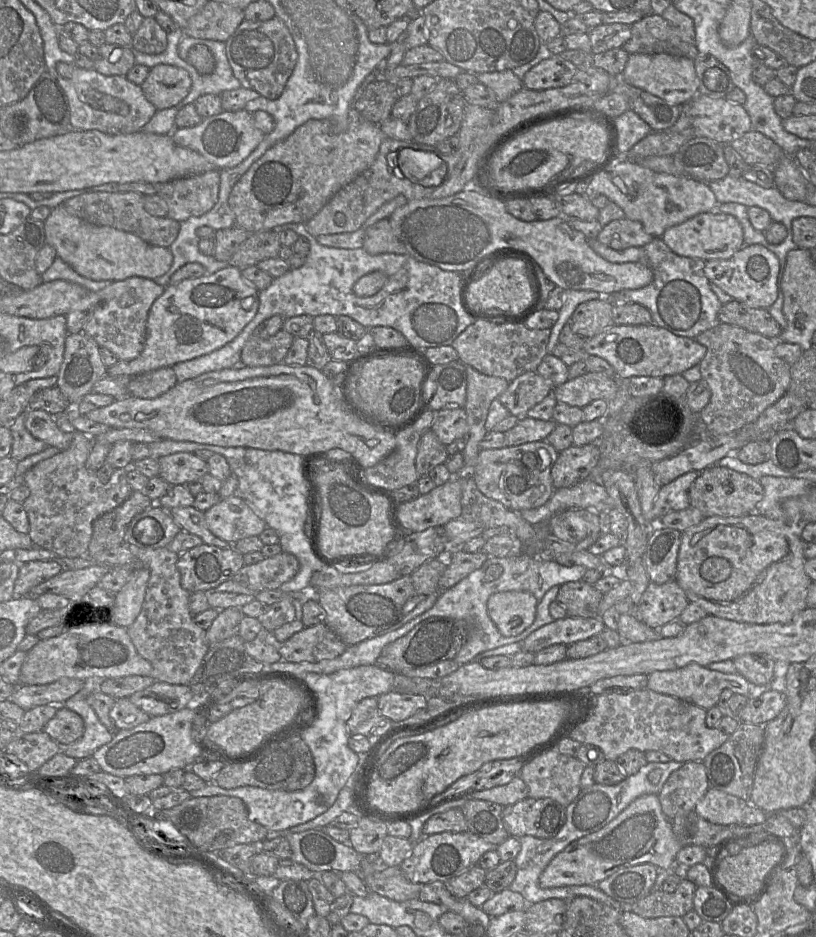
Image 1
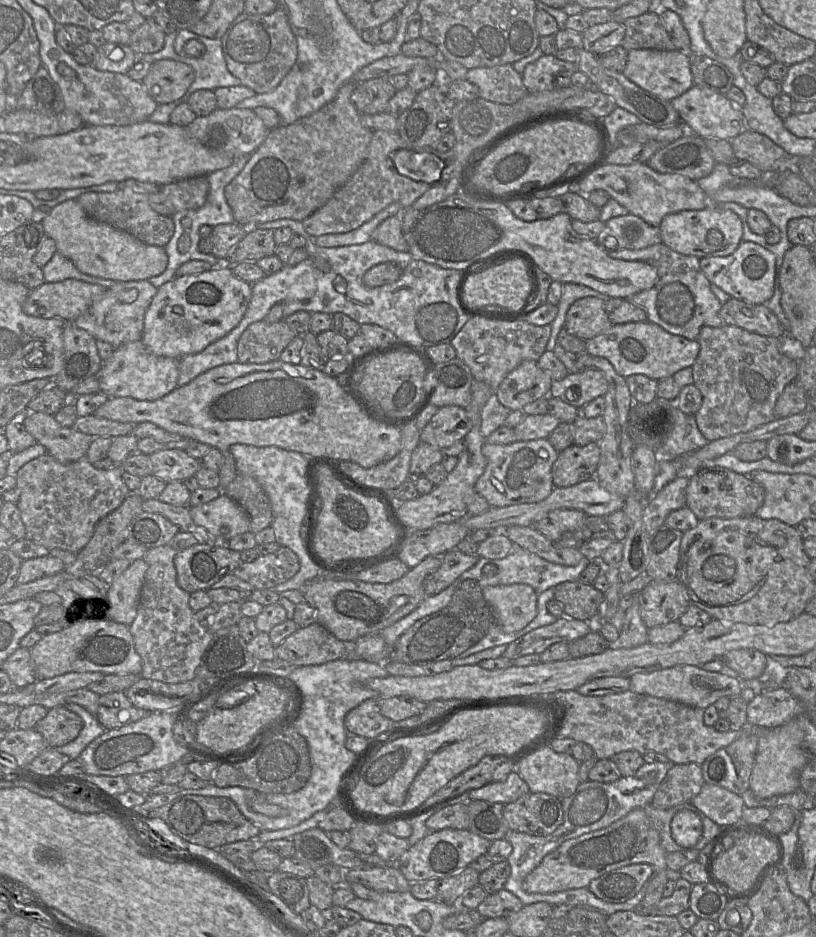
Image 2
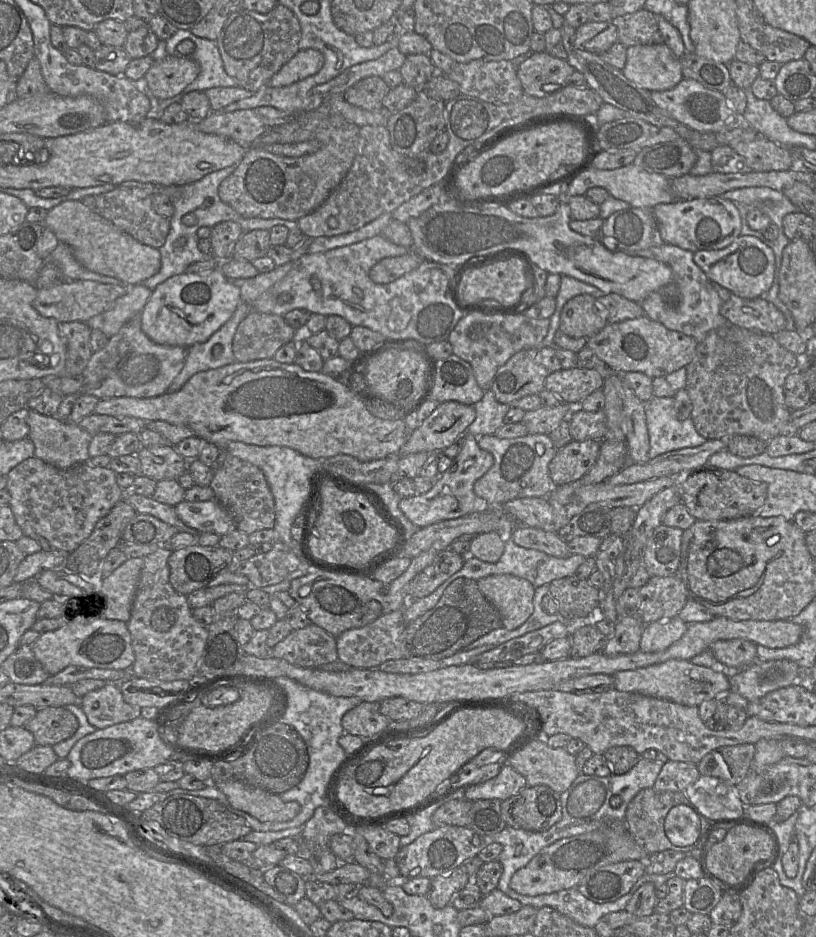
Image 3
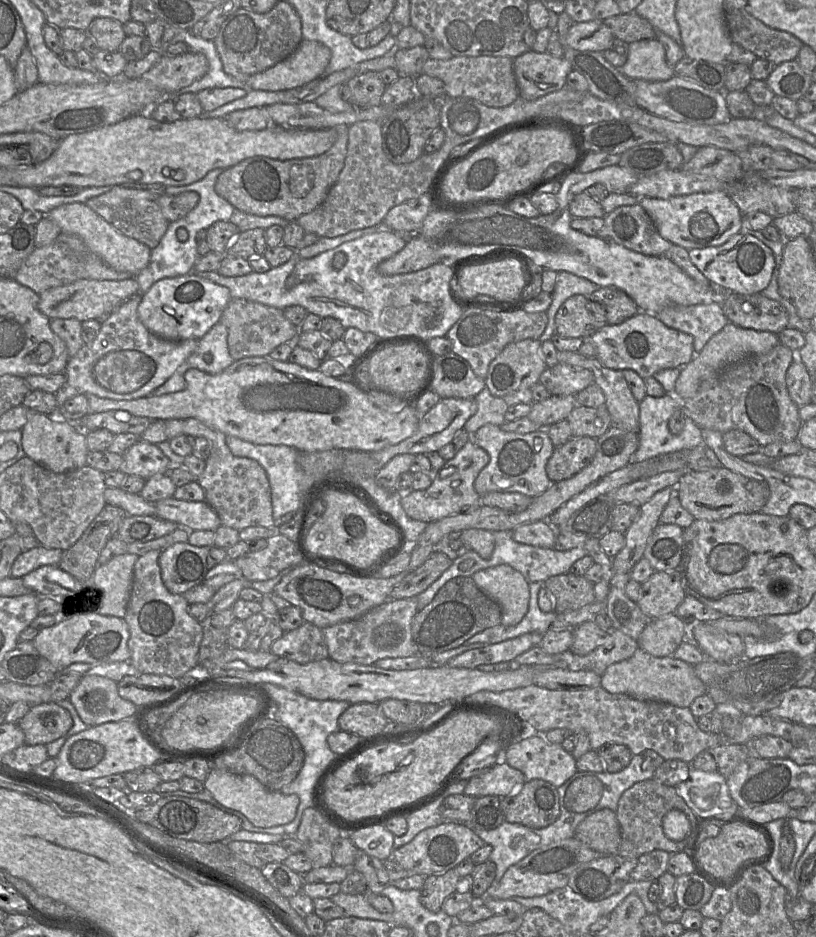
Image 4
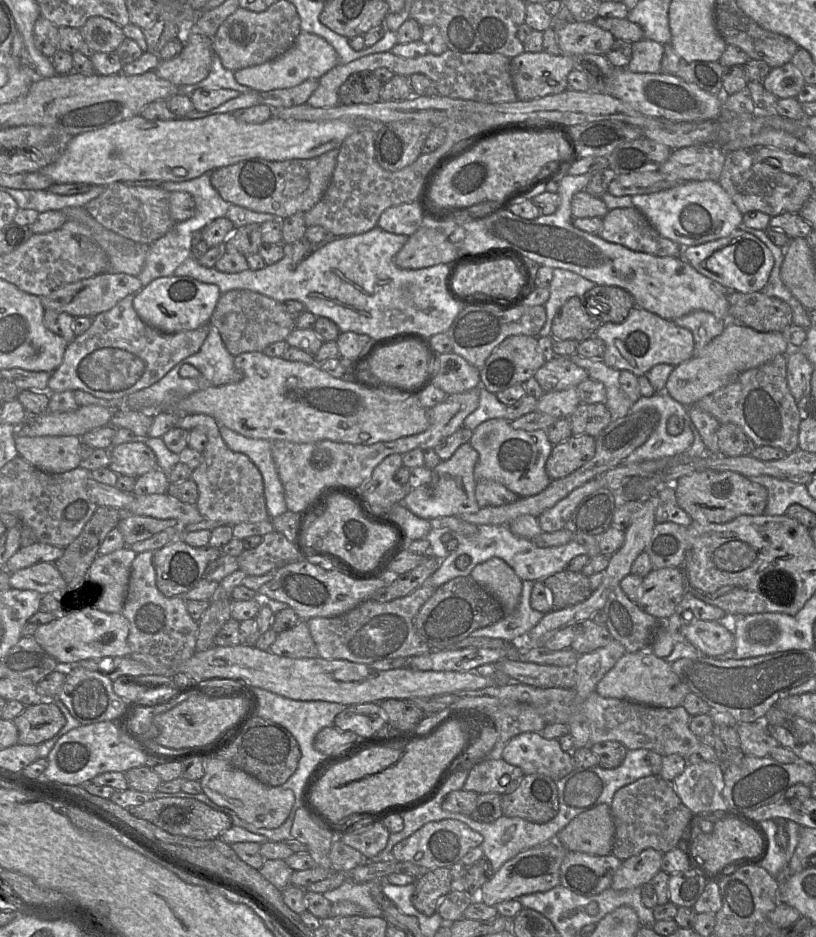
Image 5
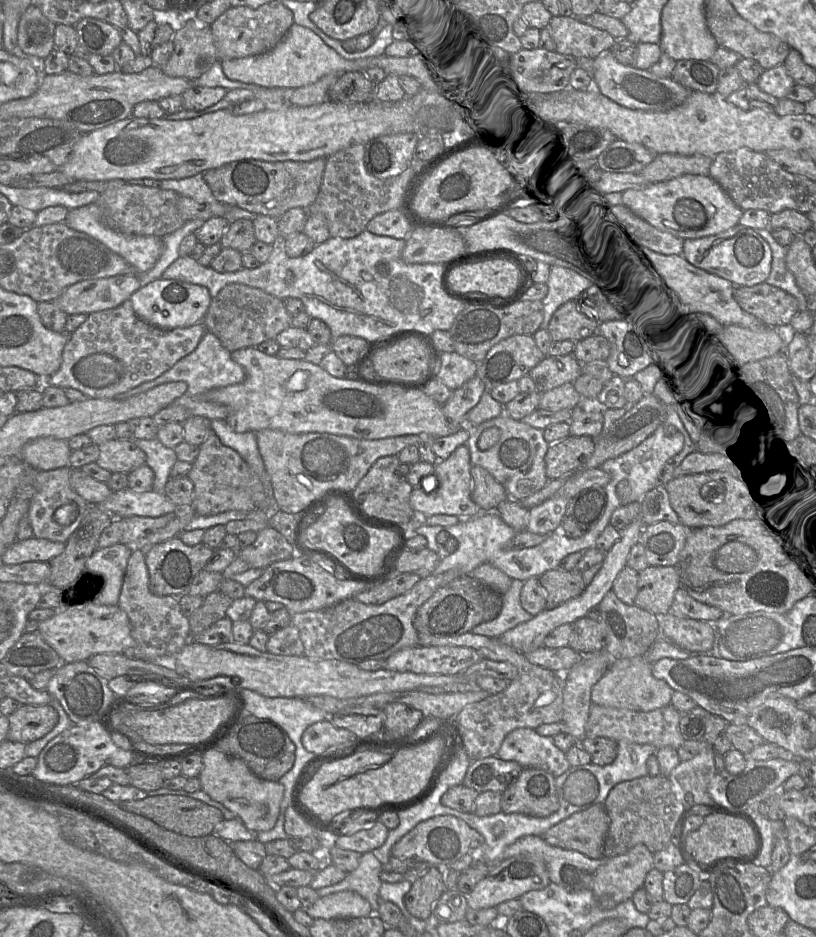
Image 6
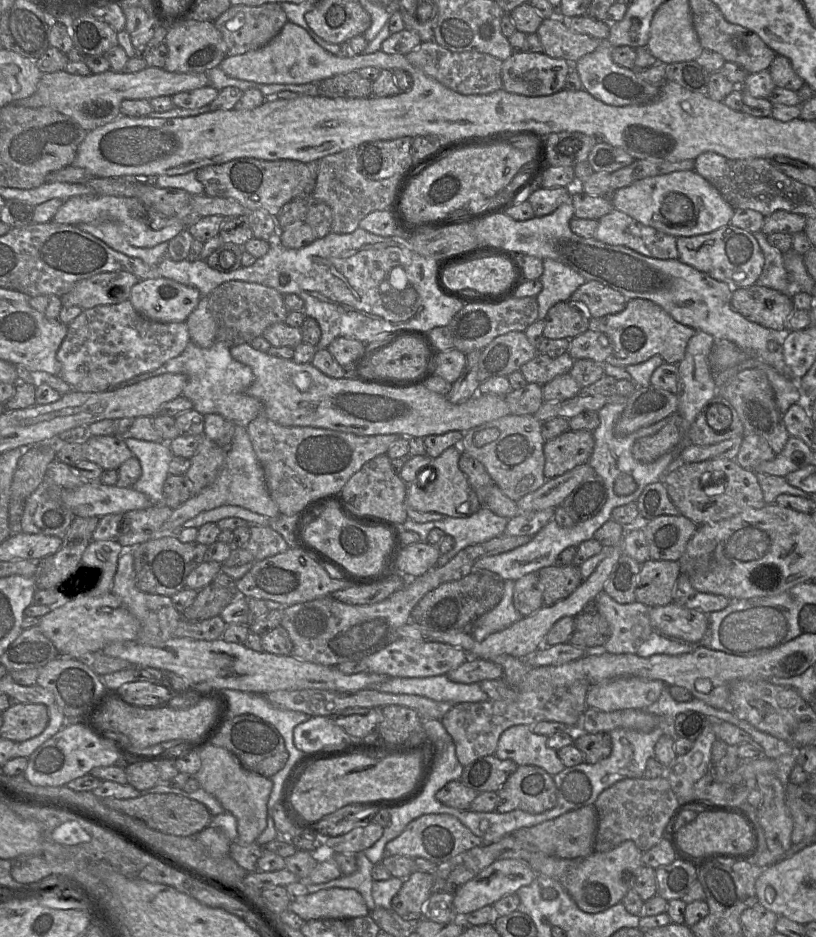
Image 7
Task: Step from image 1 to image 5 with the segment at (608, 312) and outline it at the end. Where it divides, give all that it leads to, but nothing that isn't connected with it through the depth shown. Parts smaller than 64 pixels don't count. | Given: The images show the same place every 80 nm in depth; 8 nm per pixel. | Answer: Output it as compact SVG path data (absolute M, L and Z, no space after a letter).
M583 298L568 299L556 312L551 328L552 338L581 342L595 336L601 322L589 313L589 305L584 306Z

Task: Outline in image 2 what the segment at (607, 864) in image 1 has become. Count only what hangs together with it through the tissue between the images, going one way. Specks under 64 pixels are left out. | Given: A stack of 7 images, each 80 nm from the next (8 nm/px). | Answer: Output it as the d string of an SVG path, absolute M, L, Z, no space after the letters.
M636 808L606 828L563 842L556 850L547 854L540 864L525 877L523 889L528 893L546 894L587 888L592 880L630 864L646 863L650 864L654 871L666 871L666 854L661 846L659 833L647 817L644 808Z

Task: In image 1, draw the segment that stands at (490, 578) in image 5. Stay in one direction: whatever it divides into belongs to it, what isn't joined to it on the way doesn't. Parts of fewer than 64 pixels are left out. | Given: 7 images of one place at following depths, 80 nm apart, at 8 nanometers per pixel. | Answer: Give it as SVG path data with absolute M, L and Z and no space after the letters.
M526 591L494 593L487 602L488 614L502 635L517 636L534 622L538 602Z

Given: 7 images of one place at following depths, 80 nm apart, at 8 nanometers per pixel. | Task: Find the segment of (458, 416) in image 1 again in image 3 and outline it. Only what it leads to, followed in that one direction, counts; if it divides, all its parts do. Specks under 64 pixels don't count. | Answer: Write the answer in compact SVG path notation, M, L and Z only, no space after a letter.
M446 401L418 423L397 453L400 458L418 452L441 452L467 433L476 416L474 406Z

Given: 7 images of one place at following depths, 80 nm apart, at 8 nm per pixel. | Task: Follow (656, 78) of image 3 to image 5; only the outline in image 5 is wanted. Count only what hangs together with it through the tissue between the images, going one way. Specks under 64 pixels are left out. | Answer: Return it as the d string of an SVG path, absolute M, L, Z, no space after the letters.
M654 40L632 43L632 57L626 69L635 73L660 73L664 46Z

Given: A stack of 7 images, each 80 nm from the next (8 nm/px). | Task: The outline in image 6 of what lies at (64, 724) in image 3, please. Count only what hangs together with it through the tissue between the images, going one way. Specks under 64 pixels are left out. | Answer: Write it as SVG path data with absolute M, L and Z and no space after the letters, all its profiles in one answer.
M24 704L9 715L8 719L6 740L29 744L52 731L59 717L57 711L49 704Z

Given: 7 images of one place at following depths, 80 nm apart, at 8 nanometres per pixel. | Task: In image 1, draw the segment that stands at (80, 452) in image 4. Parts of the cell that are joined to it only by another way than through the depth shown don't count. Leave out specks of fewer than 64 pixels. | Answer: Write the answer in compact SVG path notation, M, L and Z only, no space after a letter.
M27 410L25 427L36 439L43 441L47 446L66 450L73 438L73 433L61 431L54 417L43 410Z

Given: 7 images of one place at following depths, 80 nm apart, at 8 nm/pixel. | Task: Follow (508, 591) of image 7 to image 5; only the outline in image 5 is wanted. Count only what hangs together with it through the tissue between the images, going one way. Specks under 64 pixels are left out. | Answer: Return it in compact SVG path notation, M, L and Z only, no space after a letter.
M522 581L519 605L513 614L504 616L490 626L473 631L470 636L498 638L507 643L523 642L526 634L534 628L545 613L534 610L530 604L533 581Z

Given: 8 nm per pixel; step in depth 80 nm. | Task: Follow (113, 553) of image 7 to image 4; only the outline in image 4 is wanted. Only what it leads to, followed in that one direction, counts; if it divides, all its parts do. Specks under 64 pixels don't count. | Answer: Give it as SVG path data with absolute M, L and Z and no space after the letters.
M127 552L113 557L106 564L98 565L96 567L92 576L92 584L94 590L99 589L102 591L103 596L100 597L96 590L90 591L95 595L95 597L91 599L93 600L93 605L90 605L90 608L94 608L96 610L95 612L104 616L114 616L118 618L125 617L132 591L134 565L138 558L139 556Z

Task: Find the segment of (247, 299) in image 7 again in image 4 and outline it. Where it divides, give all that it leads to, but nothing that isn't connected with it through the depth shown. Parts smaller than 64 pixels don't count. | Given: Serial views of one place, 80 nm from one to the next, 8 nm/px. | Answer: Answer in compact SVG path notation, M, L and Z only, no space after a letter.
M235 298L225 308L220 322L227 328L227 341L234 361L246 357L267 356L285 342L295 342L299 327L290 322L283 310L258 302Z

